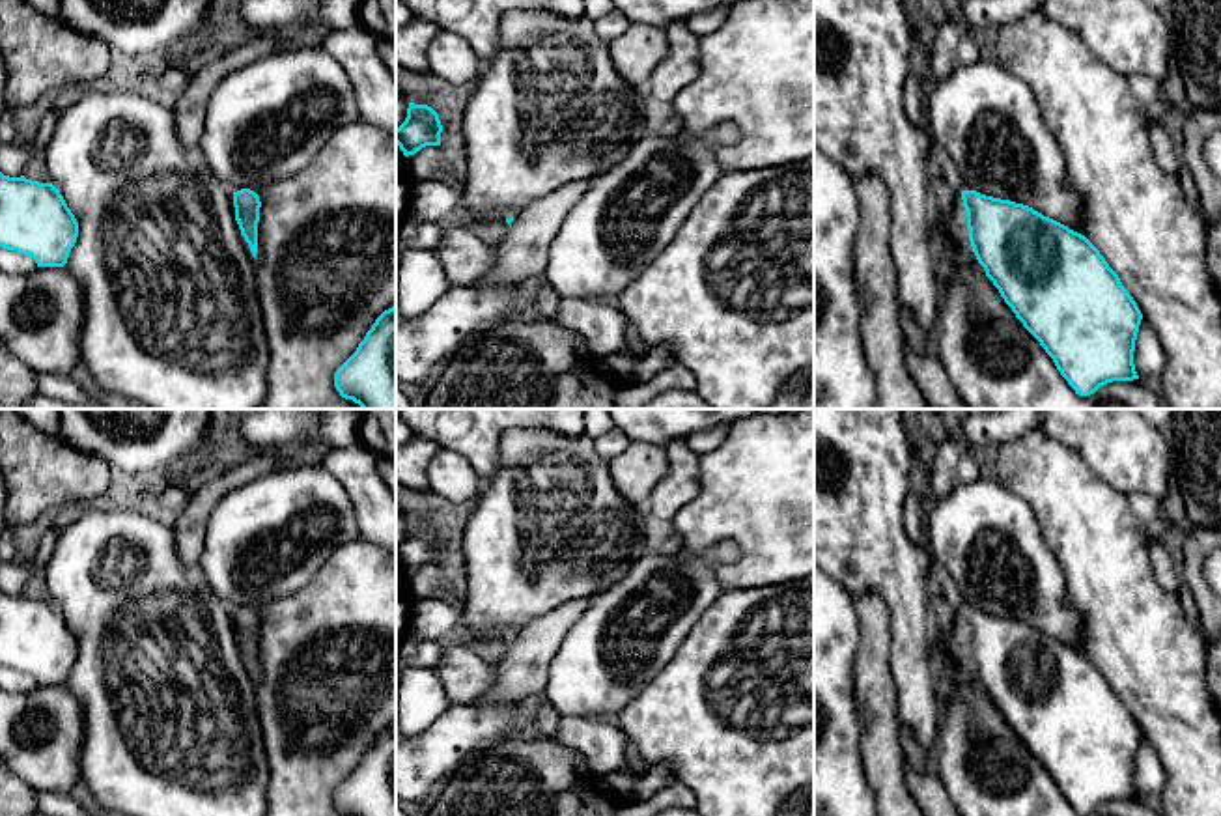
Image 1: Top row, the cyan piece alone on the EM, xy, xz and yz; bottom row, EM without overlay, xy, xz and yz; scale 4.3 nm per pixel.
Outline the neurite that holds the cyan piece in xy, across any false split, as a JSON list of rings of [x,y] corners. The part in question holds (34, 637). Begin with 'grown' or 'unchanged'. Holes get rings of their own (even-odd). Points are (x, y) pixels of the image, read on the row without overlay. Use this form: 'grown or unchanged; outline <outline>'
unchanged; outline [[[0,590],[0,665],[28,672],[37,685],[63,685],[78,640],[52,601]]]

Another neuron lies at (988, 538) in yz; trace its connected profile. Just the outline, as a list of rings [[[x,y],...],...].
[[[978,476],[937,497],[926,538],[967,605],[1029,624],[1083,654],[1083,618],[1064,601],[1064,570],[1027,500]]]

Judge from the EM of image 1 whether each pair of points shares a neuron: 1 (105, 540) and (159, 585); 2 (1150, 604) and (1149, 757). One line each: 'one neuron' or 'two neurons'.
1: one neuron
2: two neurons

